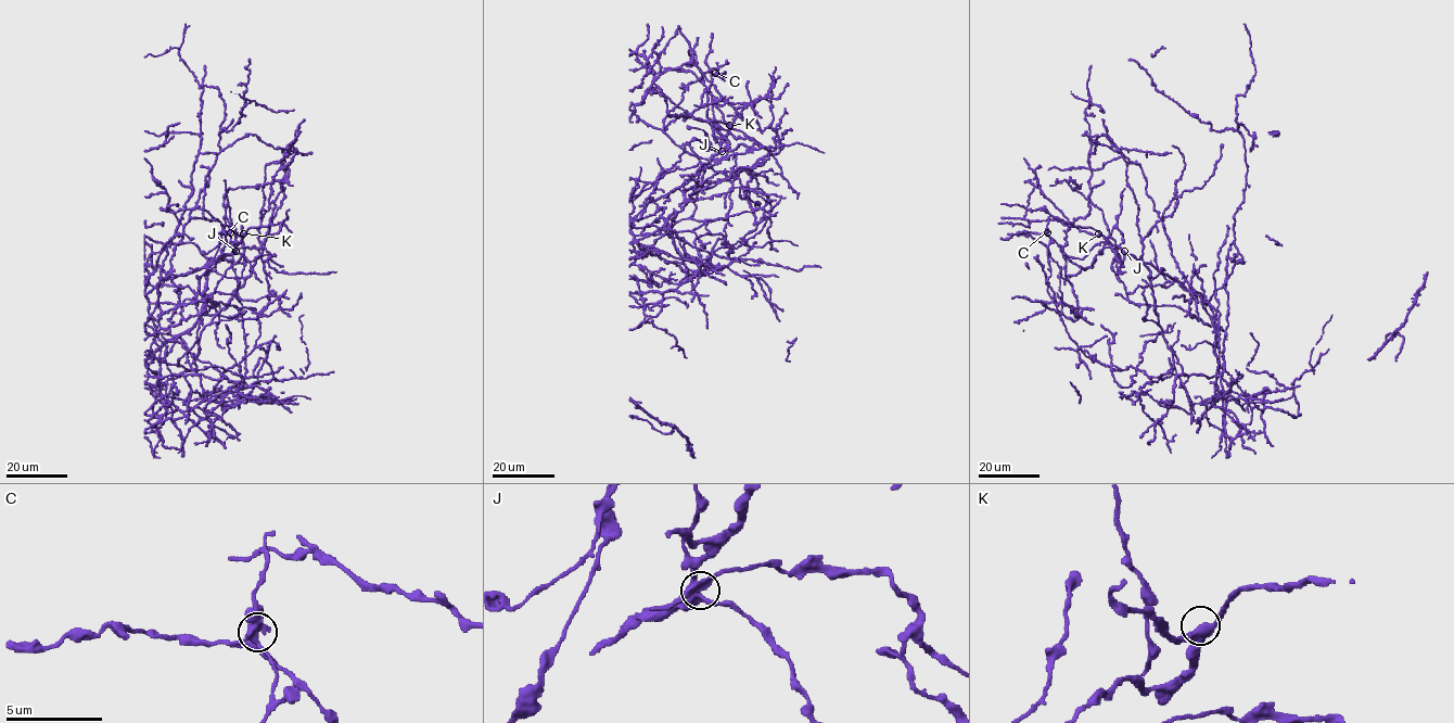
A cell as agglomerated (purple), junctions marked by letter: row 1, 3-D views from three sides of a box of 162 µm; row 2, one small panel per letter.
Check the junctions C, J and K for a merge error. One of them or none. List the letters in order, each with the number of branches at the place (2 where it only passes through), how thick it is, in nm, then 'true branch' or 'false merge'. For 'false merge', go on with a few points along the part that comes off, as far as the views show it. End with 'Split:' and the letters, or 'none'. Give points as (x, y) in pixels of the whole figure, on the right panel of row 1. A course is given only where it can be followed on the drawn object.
C: 3 branches meet; 360 nm thick; false merge; foreign part runs (1047, 231), (1050, 276), (1046, 284), (1055, 301)
J: 3 branches meet; 360 nm thick; true branch
K: 3 branches meet; 360 nm thick; true branch
Split: C

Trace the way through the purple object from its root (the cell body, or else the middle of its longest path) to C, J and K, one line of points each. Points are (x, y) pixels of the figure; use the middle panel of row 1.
C: (684, 193), (730, 177), (678, 188), (723, 141), (706, 116), (708, 90), (716, 73)
J: (684, 193), (691, 187), (730, 177), (685, 191), (678, 188), (722, 151)
K: (684, 193), (691, 187), (730, 177), (685, 191), (678, 188), (717, 152), (729, 125)

